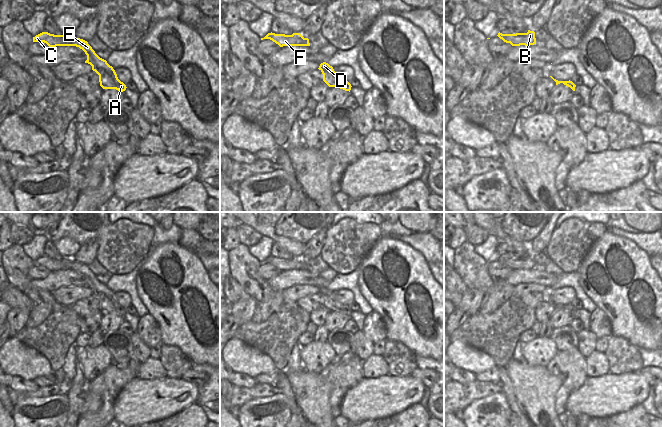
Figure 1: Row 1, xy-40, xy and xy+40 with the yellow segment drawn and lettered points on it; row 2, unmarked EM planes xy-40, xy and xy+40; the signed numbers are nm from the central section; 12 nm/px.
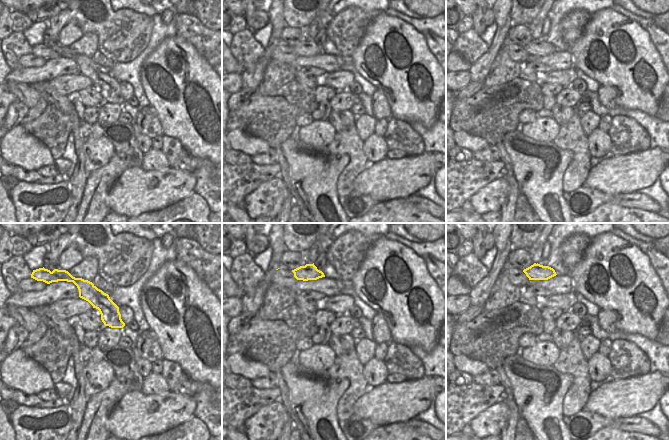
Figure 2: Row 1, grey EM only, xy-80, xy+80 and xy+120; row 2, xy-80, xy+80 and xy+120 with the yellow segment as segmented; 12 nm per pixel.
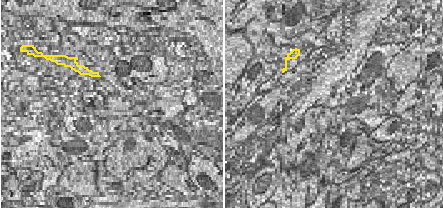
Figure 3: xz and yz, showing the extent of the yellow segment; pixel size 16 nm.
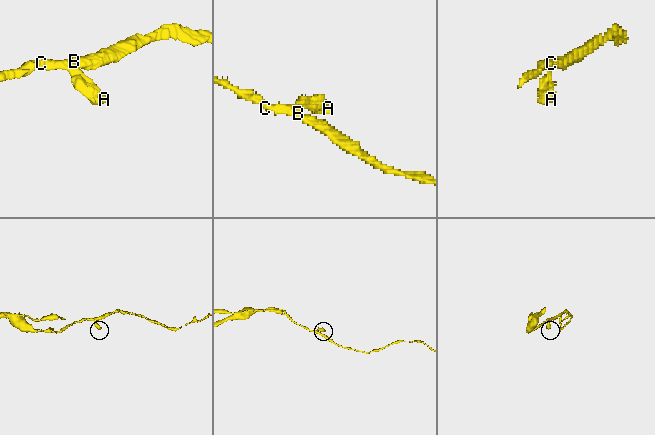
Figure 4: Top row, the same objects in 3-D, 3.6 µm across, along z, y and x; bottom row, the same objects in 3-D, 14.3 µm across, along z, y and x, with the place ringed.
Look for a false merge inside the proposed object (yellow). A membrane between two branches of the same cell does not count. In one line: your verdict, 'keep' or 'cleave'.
cleave

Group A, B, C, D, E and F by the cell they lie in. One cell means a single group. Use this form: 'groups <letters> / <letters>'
groups A D E / B C F

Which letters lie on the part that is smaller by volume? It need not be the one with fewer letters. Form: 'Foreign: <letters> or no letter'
Foreign: A, D, E.

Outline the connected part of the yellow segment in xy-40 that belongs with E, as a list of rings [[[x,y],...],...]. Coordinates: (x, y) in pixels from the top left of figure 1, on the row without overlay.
[[[67,262],[67,267],[66,270],[76,270],[85,276],[87,279],[85,287],[90,288],[92,294],[99,299],[100,310],[103,313],[116,313],[122,316],[126,314],[126,309],[118,303],[113,291],[100,282],[87,265],[80,262]]]

